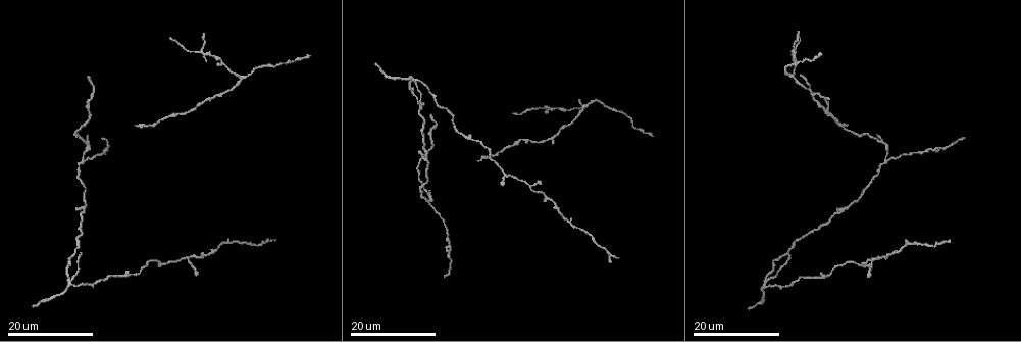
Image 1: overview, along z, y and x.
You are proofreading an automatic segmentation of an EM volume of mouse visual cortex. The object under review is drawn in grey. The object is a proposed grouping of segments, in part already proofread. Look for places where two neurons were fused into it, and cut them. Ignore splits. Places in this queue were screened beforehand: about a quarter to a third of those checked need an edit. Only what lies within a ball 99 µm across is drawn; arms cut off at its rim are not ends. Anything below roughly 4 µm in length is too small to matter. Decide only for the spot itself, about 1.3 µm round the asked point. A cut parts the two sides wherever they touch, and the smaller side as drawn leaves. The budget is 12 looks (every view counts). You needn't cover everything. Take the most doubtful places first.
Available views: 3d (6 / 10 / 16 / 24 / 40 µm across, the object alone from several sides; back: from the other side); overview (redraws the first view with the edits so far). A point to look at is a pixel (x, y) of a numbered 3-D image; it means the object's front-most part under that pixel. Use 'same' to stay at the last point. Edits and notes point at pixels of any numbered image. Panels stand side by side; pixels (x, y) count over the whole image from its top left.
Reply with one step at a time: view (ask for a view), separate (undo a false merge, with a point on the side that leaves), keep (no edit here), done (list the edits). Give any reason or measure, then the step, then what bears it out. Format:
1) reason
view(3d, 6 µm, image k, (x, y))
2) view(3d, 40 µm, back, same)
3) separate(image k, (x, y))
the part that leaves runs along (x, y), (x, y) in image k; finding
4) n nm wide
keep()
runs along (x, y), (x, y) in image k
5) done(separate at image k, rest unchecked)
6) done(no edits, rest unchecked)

three arms meet
view(3d, 24 µm, image 1, (426, 198))

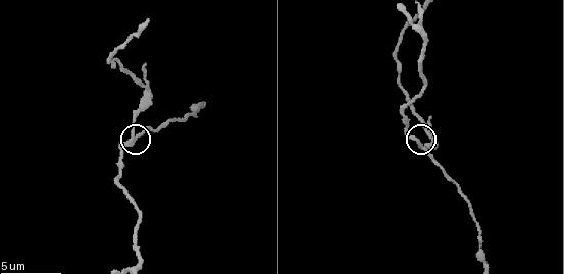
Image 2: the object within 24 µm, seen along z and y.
view(3d, 10 µm, image 2, (132, 134))

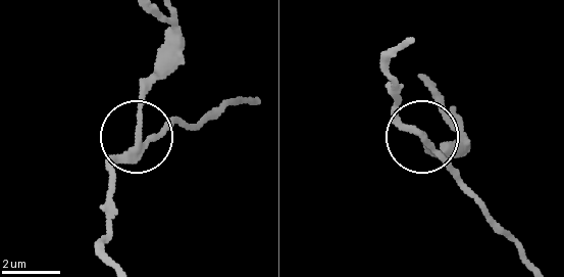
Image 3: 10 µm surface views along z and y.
180 nm wide
keep()
runs along (405, 43), (391, 65), (400, 117), (482, 201) in image 3; all the same neuron

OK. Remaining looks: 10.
four-way junction
view(3d, 24 µm, image 1, (414, 78))

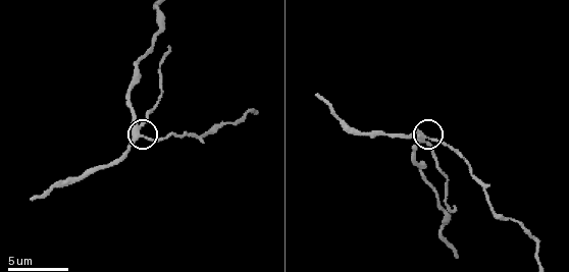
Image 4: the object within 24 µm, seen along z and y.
view(3d, 10 µm, image 4, (141, 135))

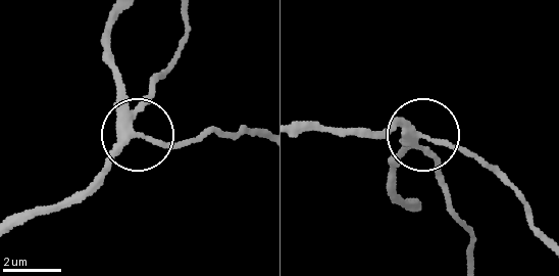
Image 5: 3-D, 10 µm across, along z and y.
4 arms
separate(image 5, (157, 78))
the part that leaves runs along (141, 106), (182, 50), (185, 13) in image 5; a second neuron is stuck on

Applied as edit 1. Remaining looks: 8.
looks like a crossing
view(3d, 16 µm, image 1, (583, 106))

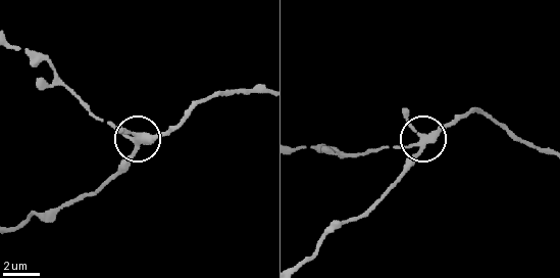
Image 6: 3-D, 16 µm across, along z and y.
view(3d, 10 µm, image 6, (422, 141))

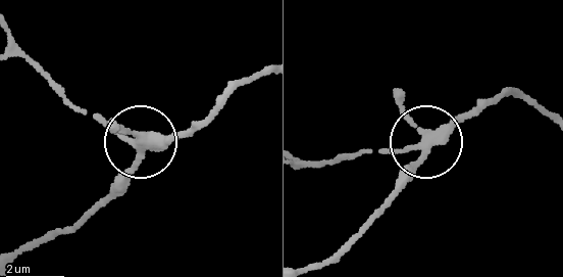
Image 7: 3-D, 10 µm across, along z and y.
4 arms
separate(image 7, (122, 177))
the part that leaves runs along (132, 144), (136, 164), (109, 193), (36, 246), (14, 251) in image 7; two neurons meet here

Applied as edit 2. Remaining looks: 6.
see it whole again
view(overview)

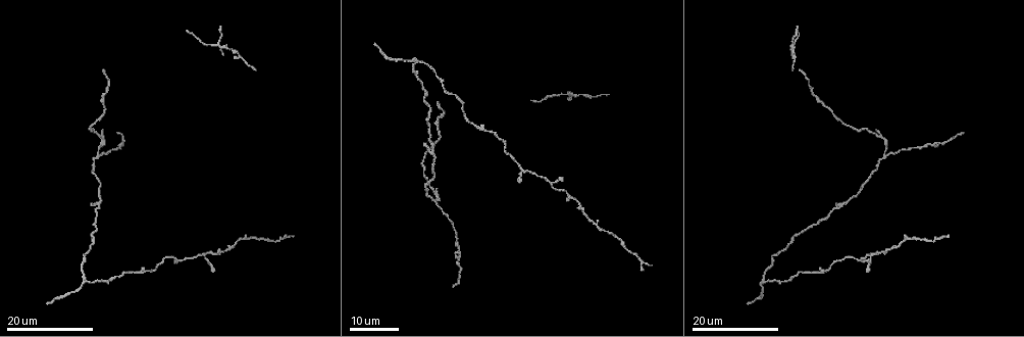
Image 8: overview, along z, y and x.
view(3d, 16 µm, image 8, (551, 182))

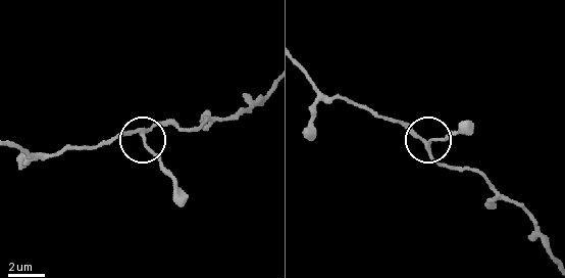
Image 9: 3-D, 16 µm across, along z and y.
zoom in
view(3d, 10 µm, image 9, (425, 143))

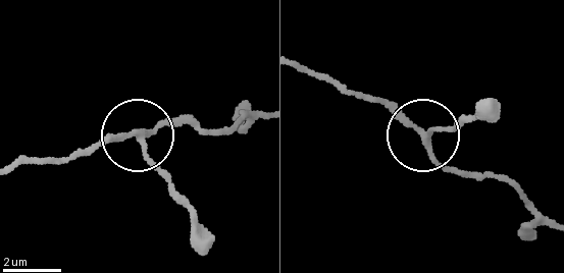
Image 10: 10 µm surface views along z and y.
side arm 5 µm
keep()
continuous, no second neuron

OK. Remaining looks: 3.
four arms meet
view(3d, 24 µm, image 8, (219, 44))

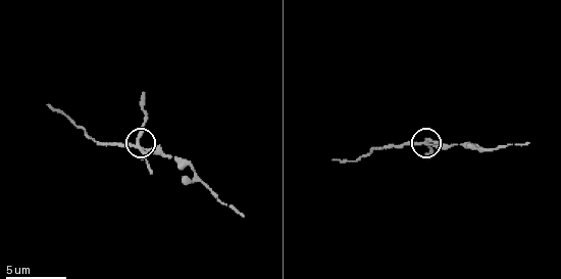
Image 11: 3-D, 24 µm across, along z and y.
view(3d, 6 µm, image 11, (139, 145))

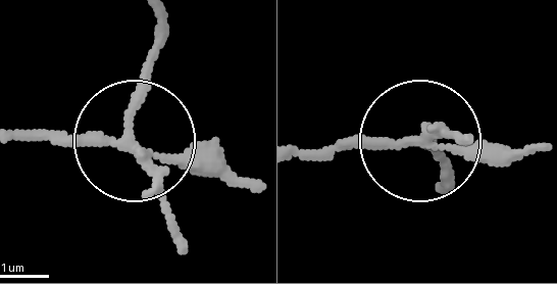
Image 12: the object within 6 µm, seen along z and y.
4 arms
separate(image 12, (144, 76))
the part that leaves runs along (135, 142), (158, 24) in image 12; a second neuron is stuck on

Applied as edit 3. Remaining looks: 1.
three arms meet
view(3d, 10 µm, image 6, (55, 72))

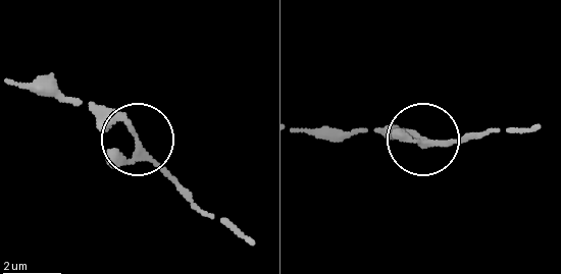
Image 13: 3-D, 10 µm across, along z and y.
190 nm wide
keep()
continuous, no second neuron

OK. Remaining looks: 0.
done(separate at image 5, separate at image 7, separate at image 12, rest unchecked)

